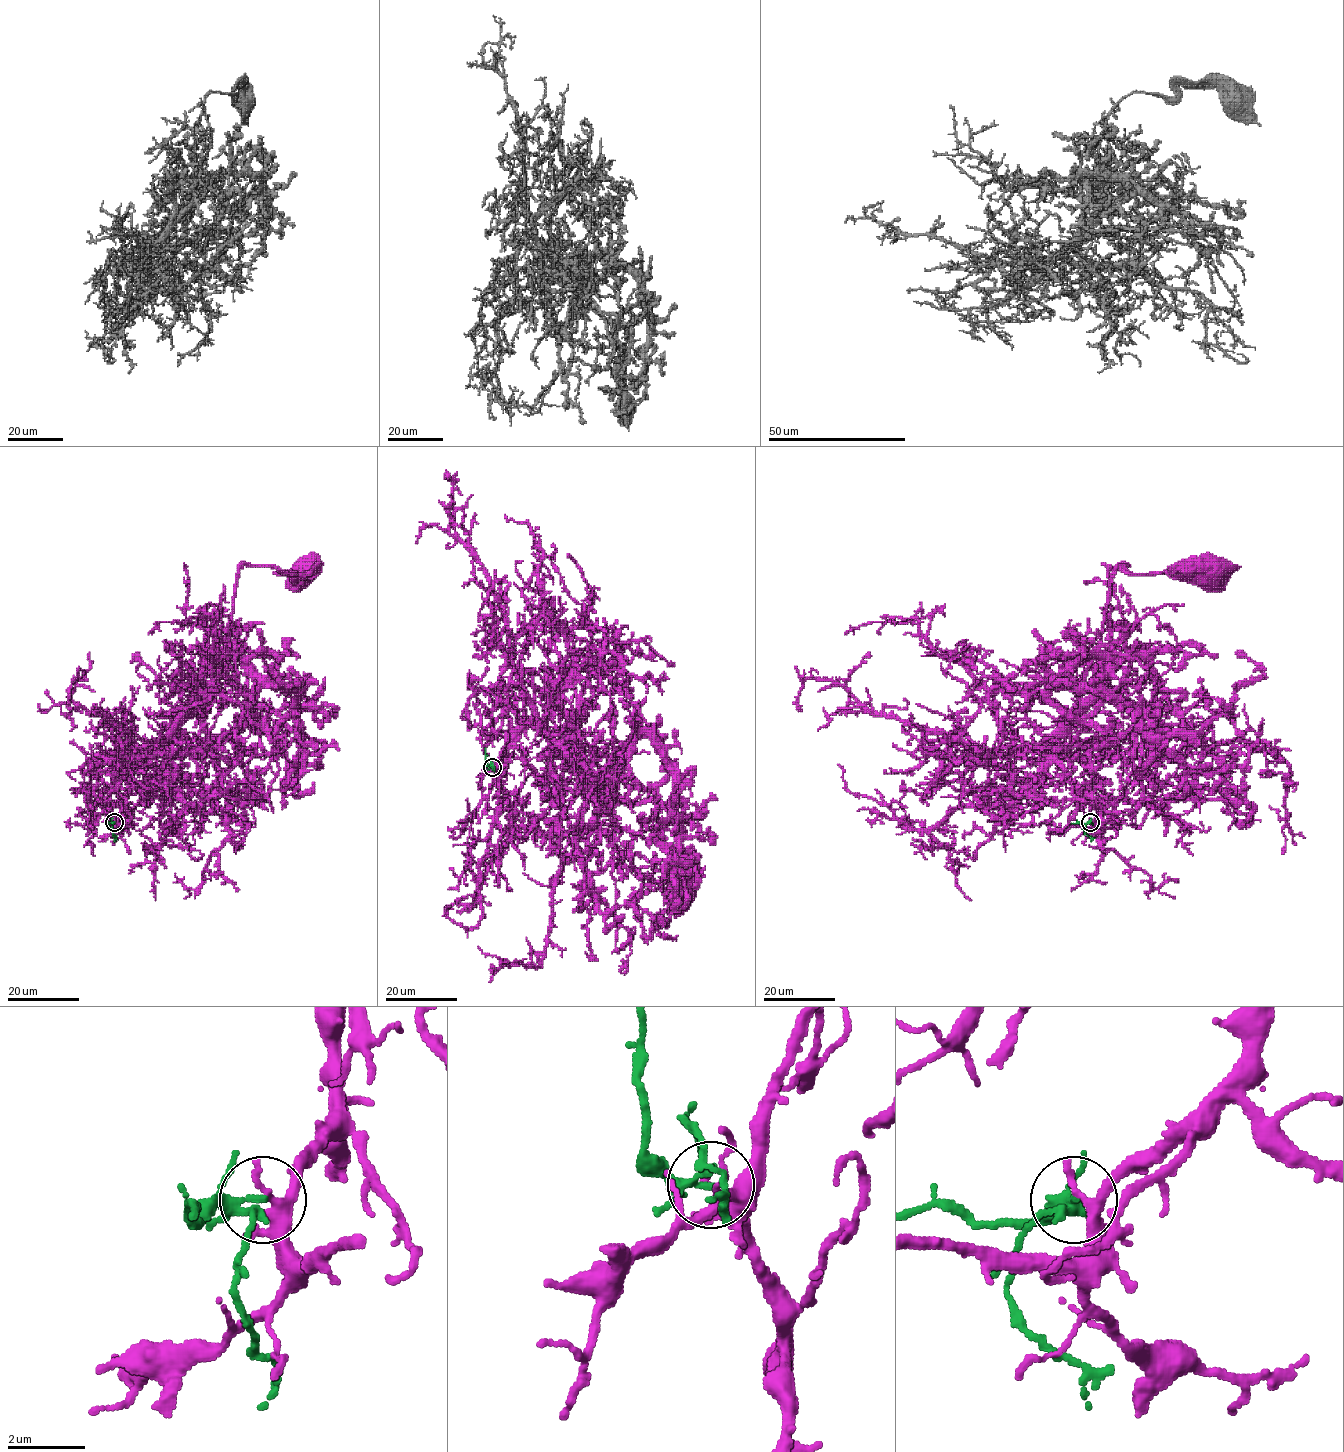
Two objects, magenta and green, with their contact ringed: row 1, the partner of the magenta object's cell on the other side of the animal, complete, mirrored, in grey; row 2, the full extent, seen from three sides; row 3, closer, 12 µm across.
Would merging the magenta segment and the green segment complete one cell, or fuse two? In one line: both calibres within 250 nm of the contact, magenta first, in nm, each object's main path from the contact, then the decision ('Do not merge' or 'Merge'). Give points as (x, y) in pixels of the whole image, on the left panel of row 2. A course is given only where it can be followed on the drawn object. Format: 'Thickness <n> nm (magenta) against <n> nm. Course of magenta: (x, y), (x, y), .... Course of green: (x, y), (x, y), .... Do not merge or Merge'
Thickness 260 nm (magenta) against 150 nm. Course of magenta: (114, 821), (119, 767), (148, 754), (216, 671), (237, 572), (299, 570). Course of green: (114, 822), (114, 841). Do not merge

